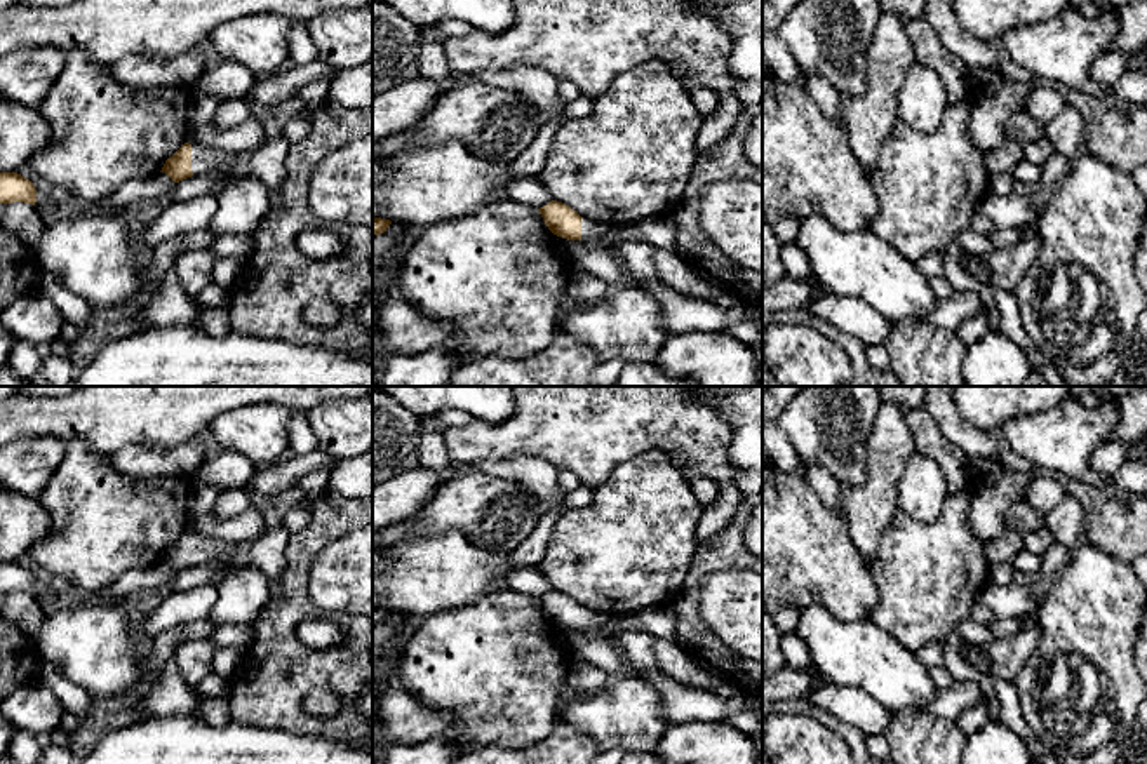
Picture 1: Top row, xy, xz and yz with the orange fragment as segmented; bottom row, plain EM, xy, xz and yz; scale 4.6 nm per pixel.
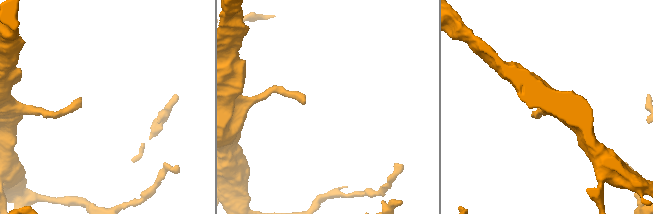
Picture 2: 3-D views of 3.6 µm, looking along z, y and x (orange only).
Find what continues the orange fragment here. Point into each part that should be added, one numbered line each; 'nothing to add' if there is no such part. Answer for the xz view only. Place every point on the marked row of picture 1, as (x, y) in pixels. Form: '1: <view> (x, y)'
1: xz (660, 230)

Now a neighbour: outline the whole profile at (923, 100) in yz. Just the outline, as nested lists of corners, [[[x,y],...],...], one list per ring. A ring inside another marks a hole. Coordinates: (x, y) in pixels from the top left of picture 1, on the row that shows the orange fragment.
[[[917,61],[898,92],[898,118],[919,132],[935,132],[949,106],[947,89],[933,70]]]

